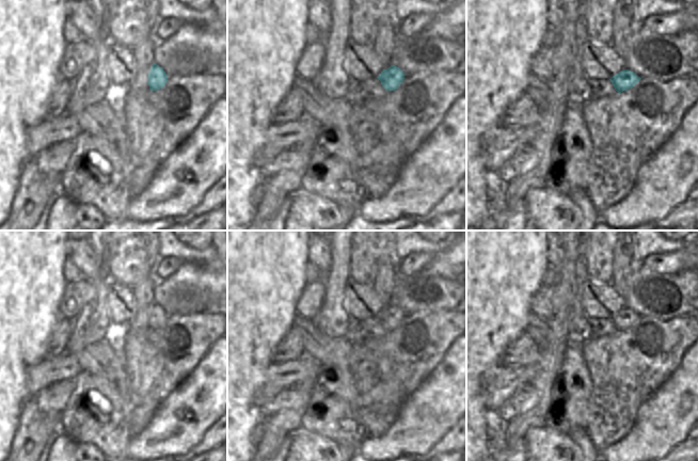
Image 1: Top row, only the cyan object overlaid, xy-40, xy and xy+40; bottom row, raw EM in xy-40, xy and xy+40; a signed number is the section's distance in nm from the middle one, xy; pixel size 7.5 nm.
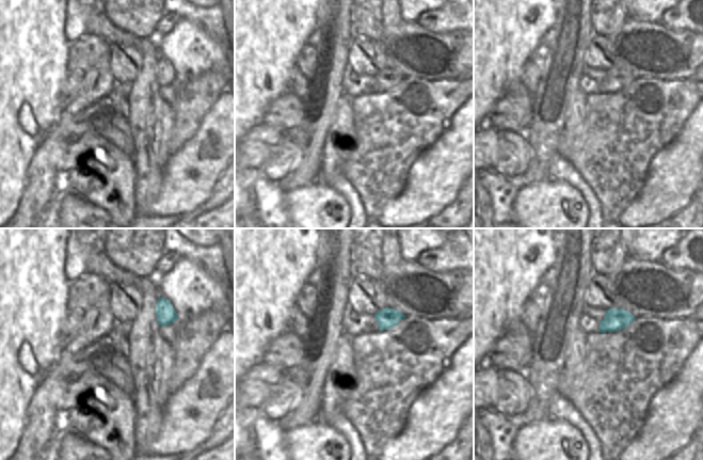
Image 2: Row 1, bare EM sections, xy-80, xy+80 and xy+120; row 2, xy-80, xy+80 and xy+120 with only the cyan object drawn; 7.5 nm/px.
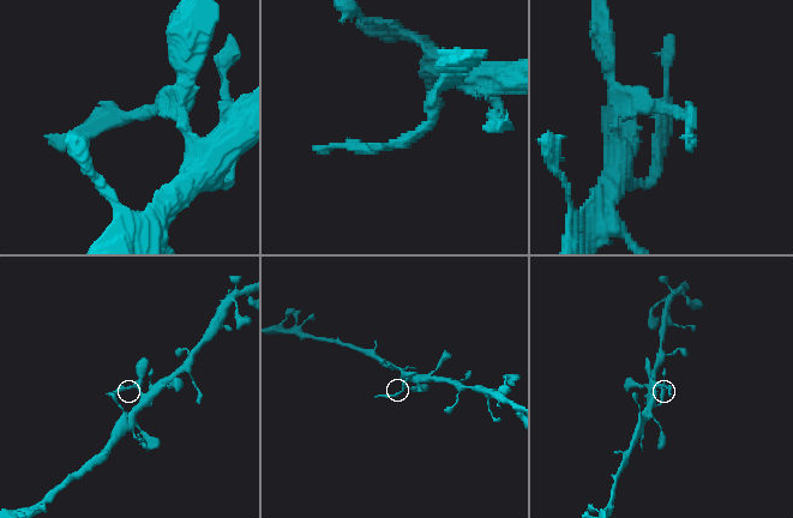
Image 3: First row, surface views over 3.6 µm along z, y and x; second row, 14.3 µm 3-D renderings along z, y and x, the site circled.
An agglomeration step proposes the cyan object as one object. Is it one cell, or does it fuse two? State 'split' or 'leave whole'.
split

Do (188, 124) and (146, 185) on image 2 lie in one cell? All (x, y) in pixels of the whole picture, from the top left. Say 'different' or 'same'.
different

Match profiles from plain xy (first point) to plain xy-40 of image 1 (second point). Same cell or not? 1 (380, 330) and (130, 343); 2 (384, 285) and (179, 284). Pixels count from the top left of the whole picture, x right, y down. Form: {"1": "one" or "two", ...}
{"1": "one", "2": "two"}

